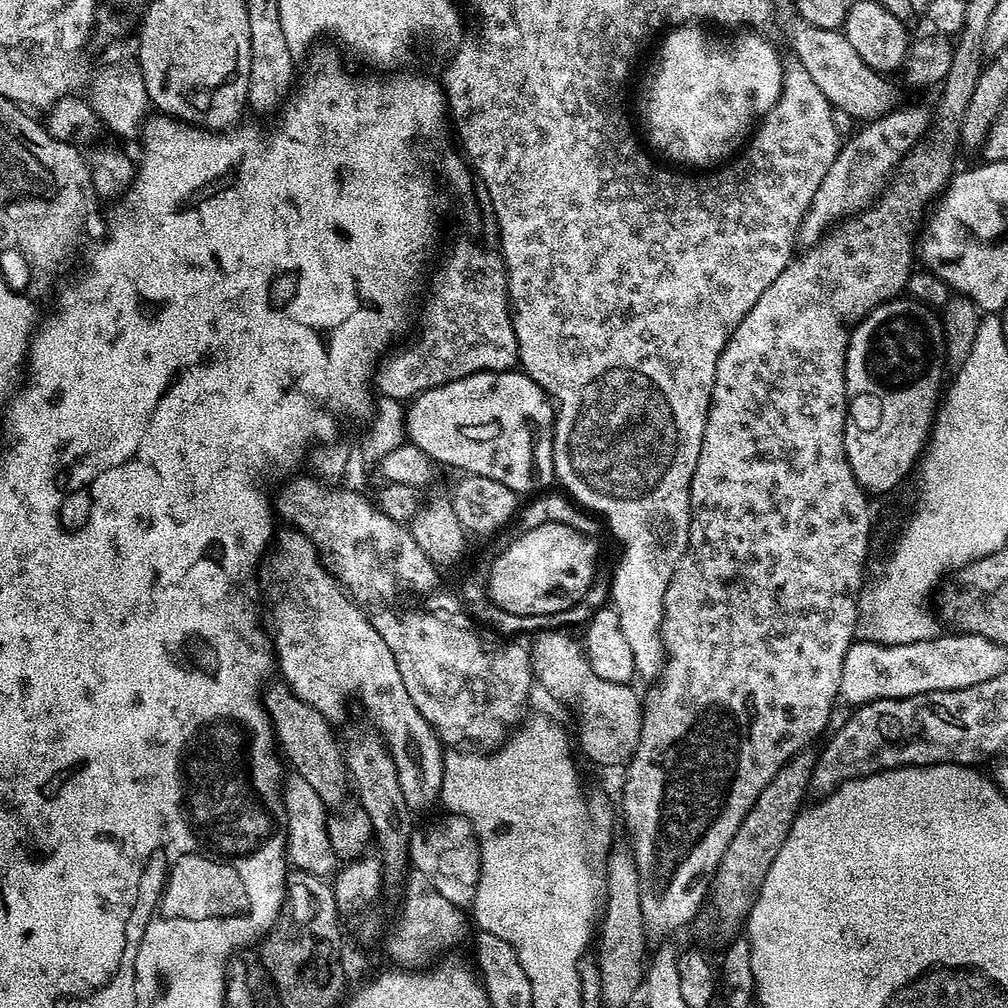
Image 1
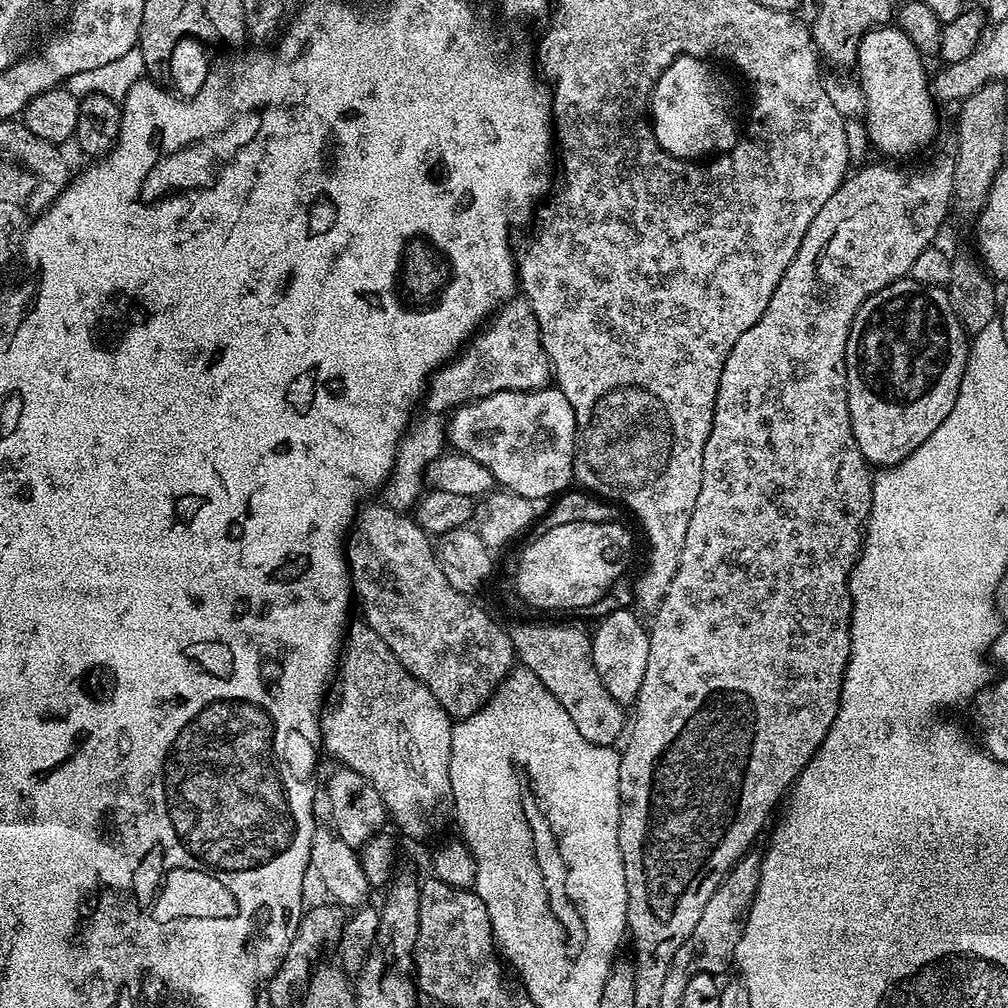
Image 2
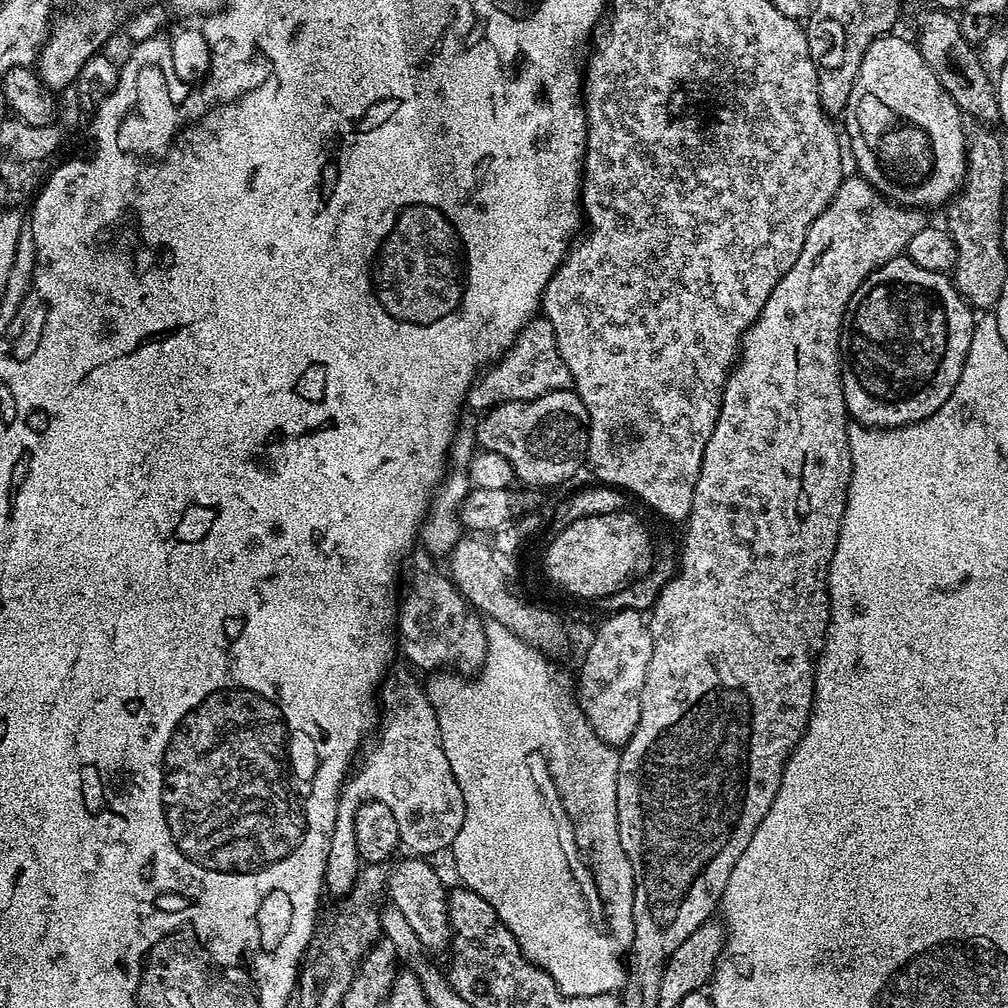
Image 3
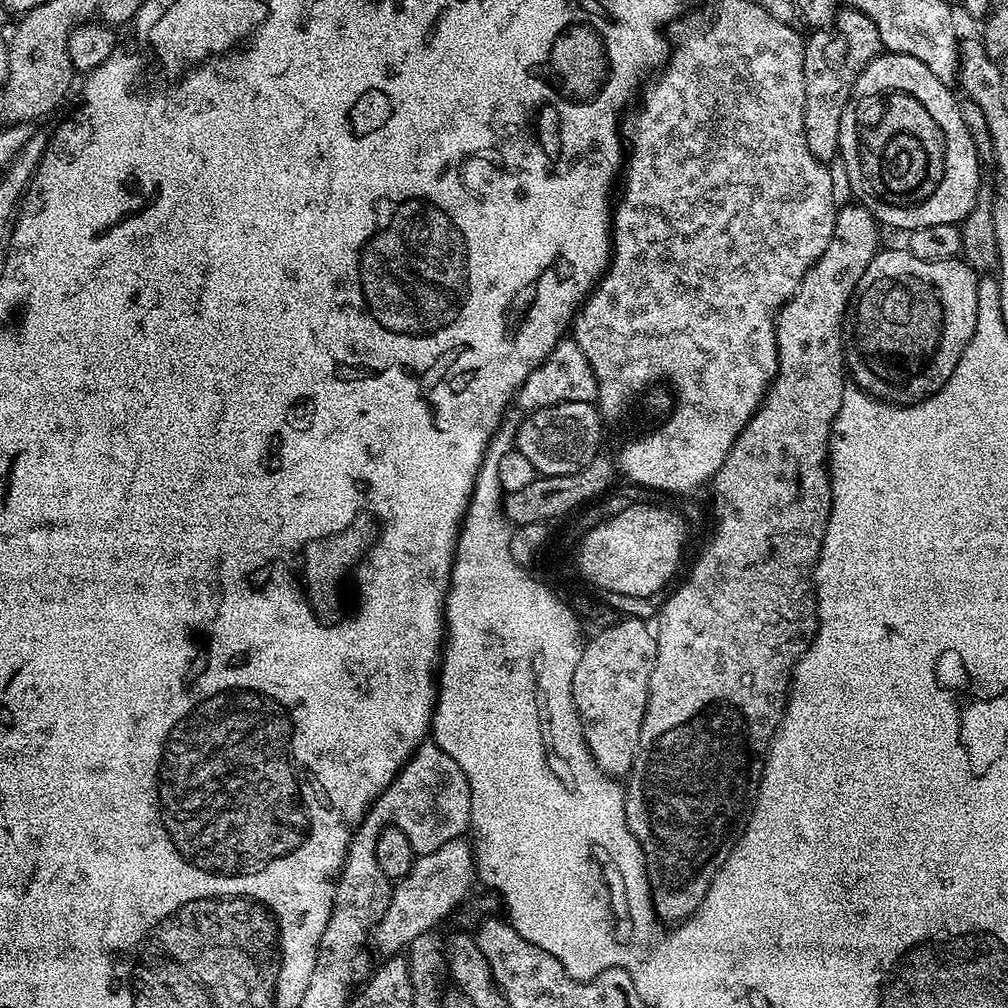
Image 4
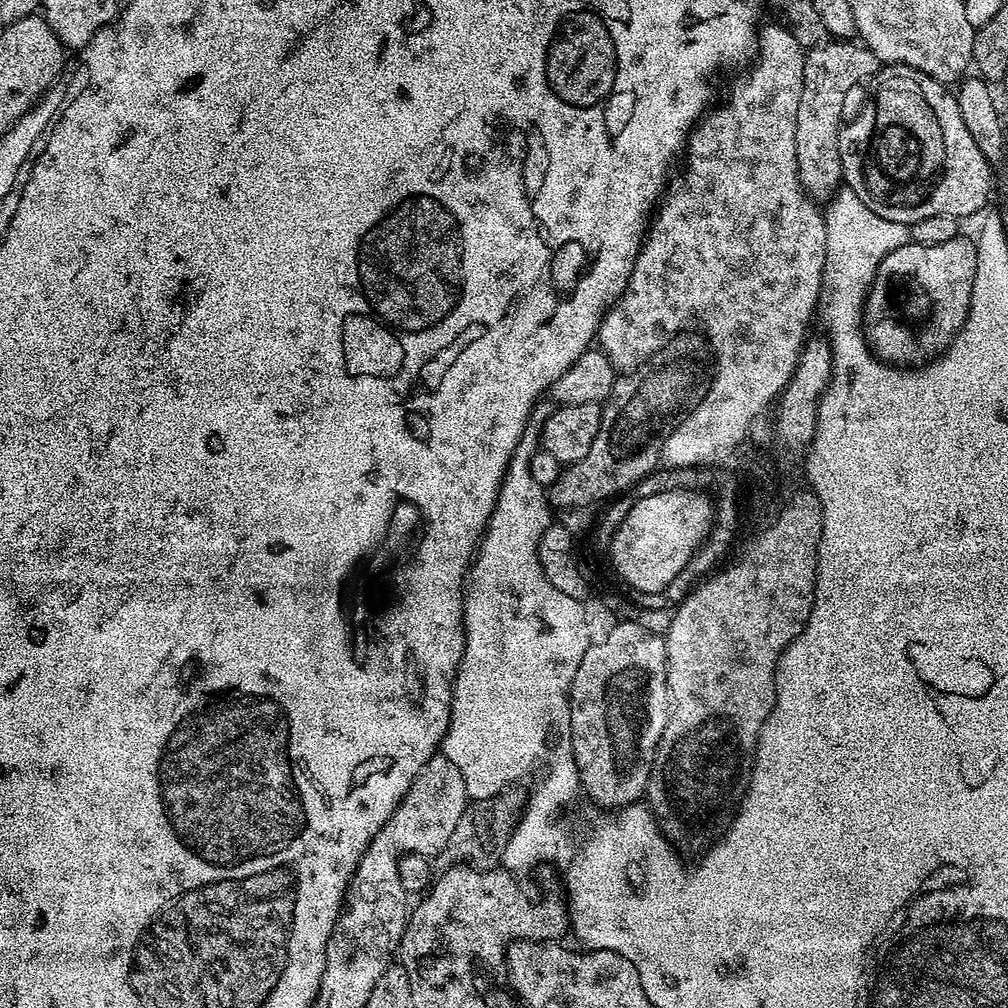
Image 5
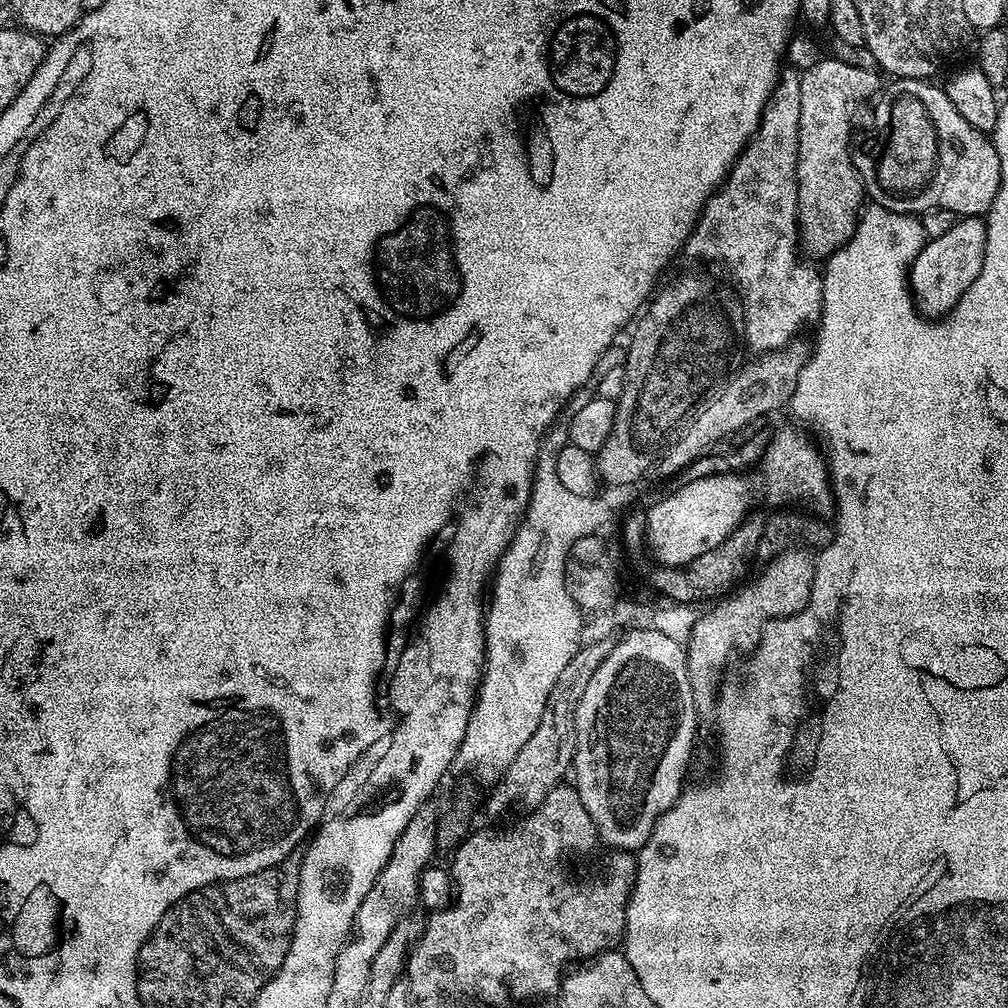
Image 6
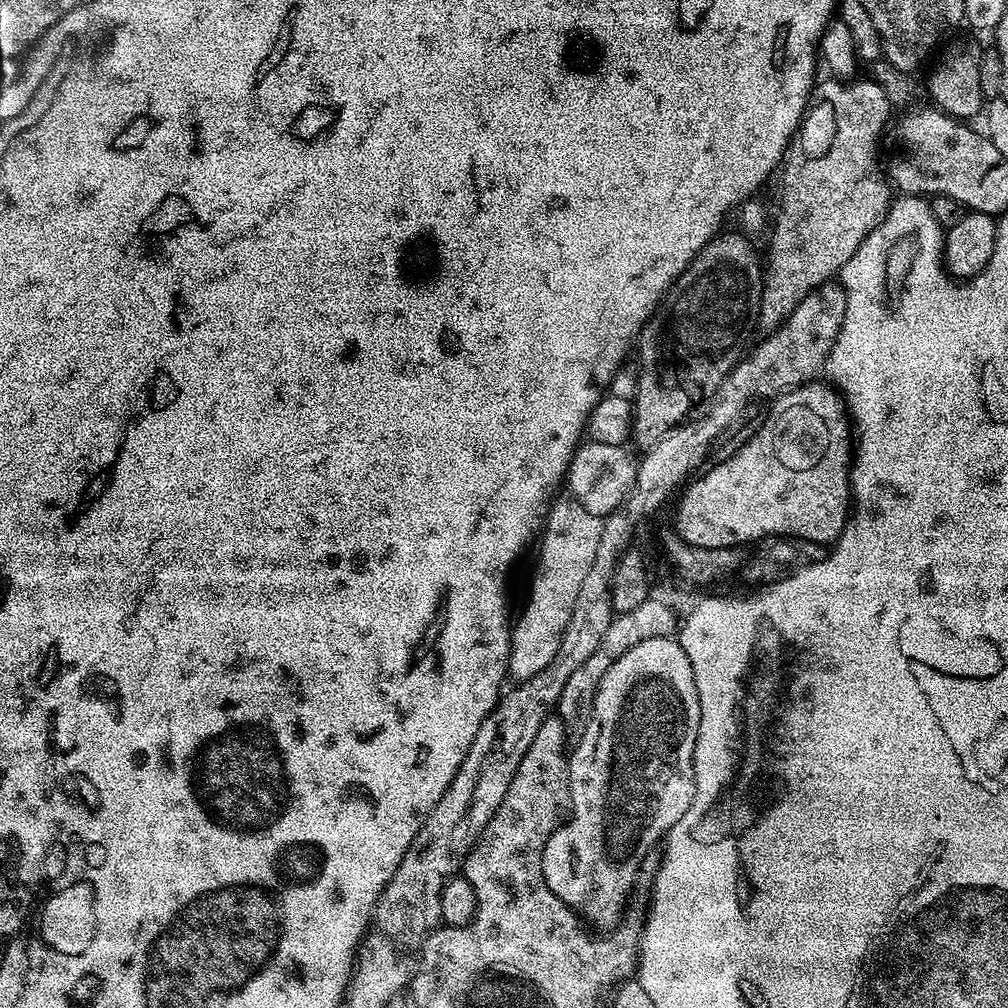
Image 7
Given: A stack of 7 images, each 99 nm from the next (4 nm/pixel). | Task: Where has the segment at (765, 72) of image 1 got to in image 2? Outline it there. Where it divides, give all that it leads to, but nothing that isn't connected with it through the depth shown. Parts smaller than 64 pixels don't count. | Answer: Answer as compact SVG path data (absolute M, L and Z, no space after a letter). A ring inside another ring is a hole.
M679 56L666 70L660 73L658 82L652 87L650 97L650 123L662 151L681 158L708 158L717 150L727 150L734 143L732 129L736 124L728 113L728 104L724 101L724 92L718 81L712 77L705 61L699 56Z

